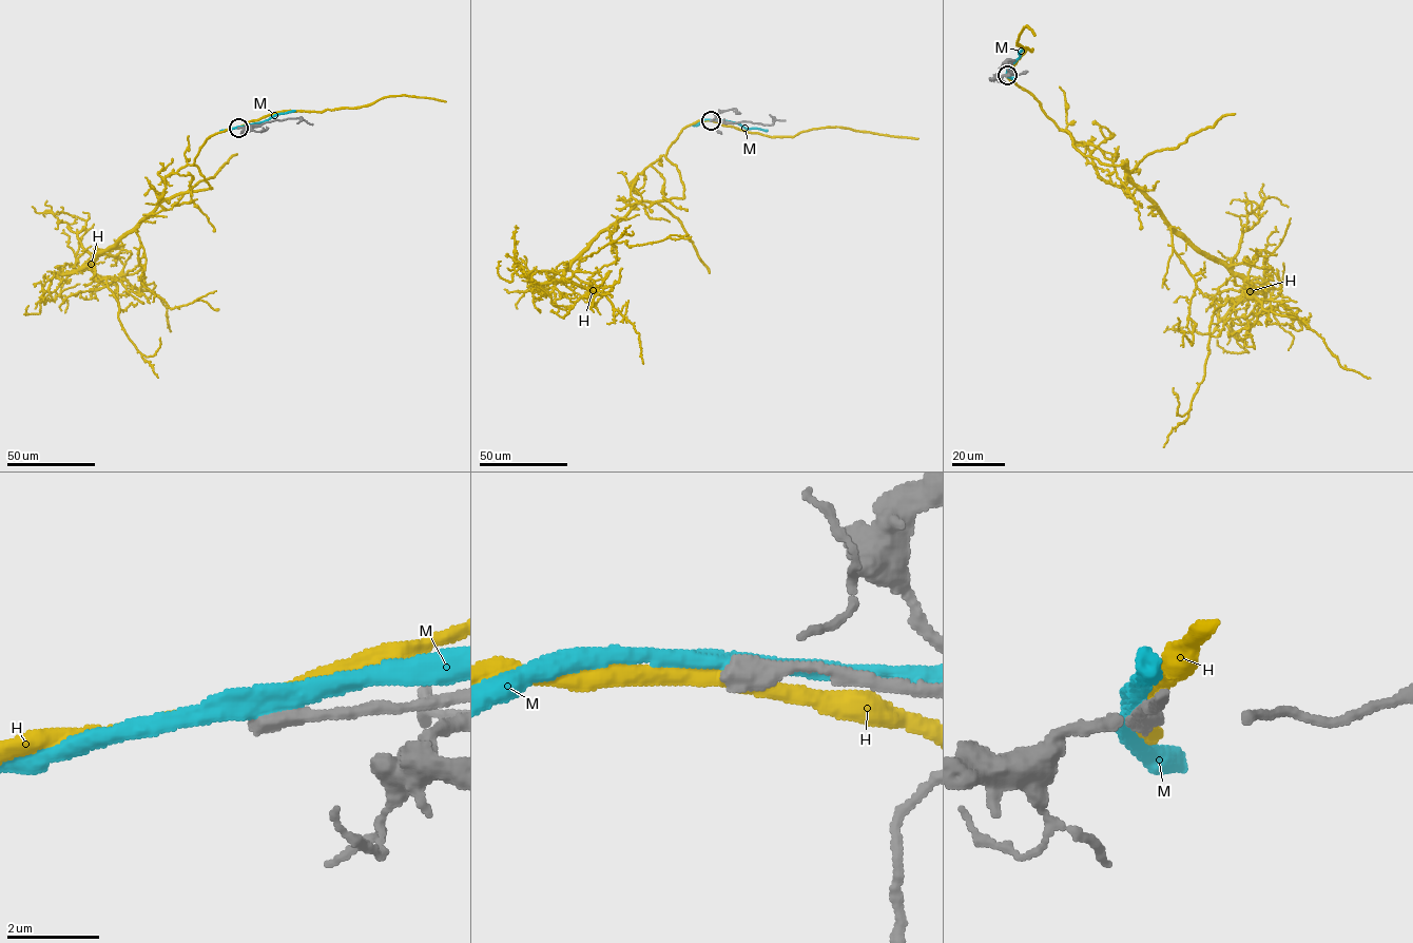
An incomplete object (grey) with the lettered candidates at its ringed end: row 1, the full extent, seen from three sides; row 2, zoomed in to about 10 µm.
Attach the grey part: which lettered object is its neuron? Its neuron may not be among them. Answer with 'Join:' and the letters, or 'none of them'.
Join: none of them

